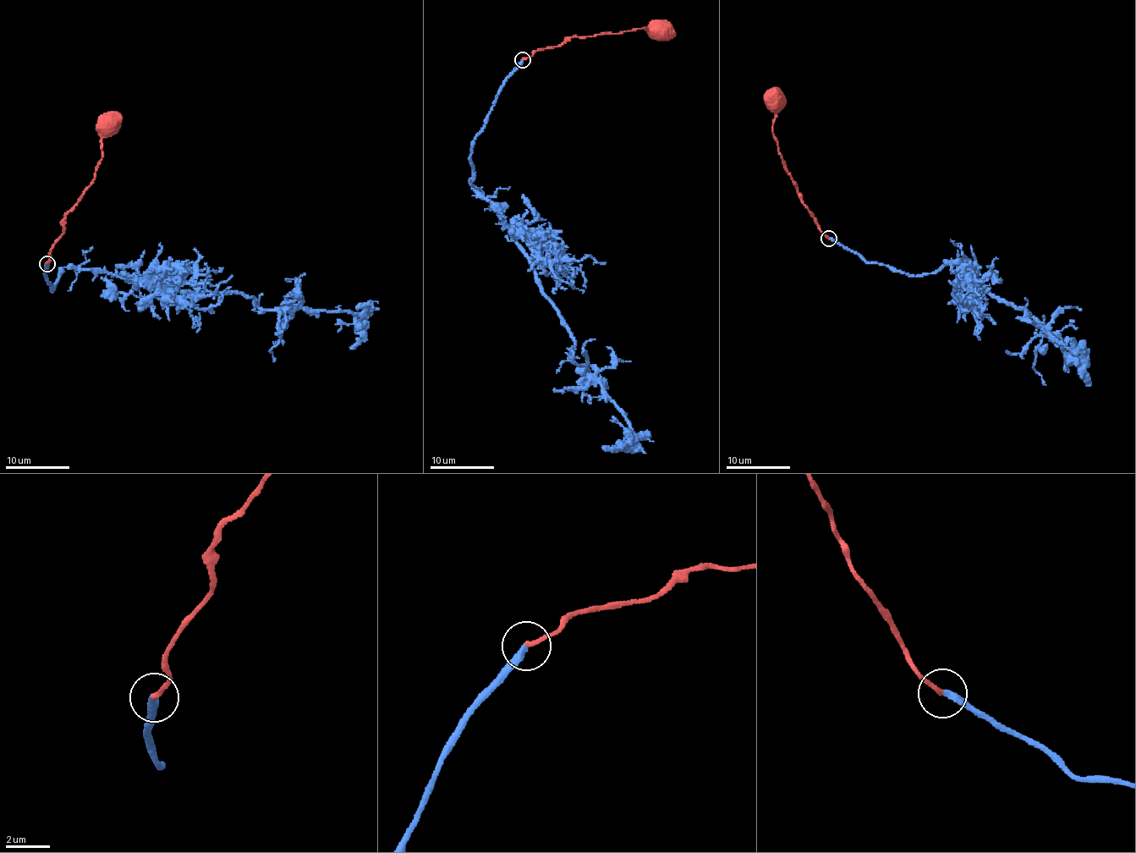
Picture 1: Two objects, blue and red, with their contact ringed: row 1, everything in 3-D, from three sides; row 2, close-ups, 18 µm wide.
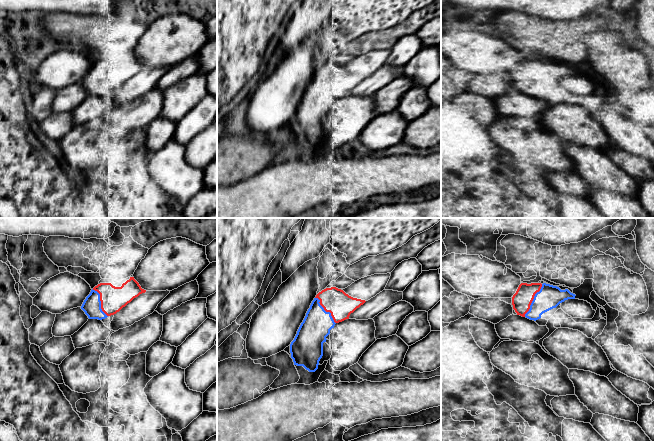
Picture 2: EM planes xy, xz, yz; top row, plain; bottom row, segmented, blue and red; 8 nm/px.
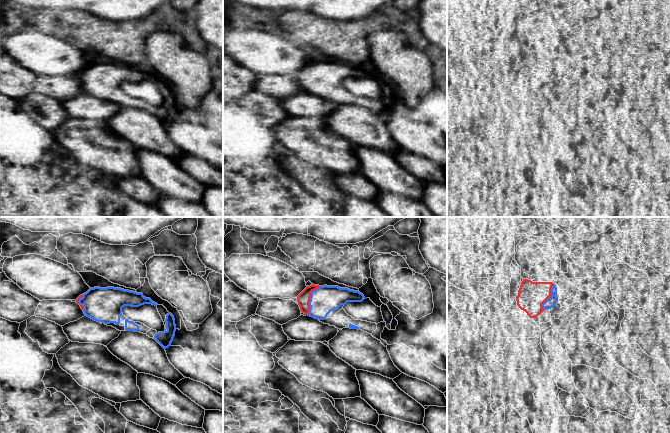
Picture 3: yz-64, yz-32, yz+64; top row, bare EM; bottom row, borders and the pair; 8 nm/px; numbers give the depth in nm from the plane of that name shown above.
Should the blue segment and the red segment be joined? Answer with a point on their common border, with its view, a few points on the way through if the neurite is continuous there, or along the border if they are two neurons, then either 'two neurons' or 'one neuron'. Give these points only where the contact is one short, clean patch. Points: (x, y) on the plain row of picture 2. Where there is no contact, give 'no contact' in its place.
contact yz (533, 76); two neurons

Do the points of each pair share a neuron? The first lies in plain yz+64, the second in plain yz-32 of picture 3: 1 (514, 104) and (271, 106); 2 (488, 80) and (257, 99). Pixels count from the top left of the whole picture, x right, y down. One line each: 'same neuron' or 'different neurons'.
1: different neurons
2: different neurons

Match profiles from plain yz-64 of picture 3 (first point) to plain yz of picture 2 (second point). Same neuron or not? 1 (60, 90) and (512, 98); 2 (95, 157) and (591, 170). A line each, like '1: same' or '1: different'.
1: different
2: different

